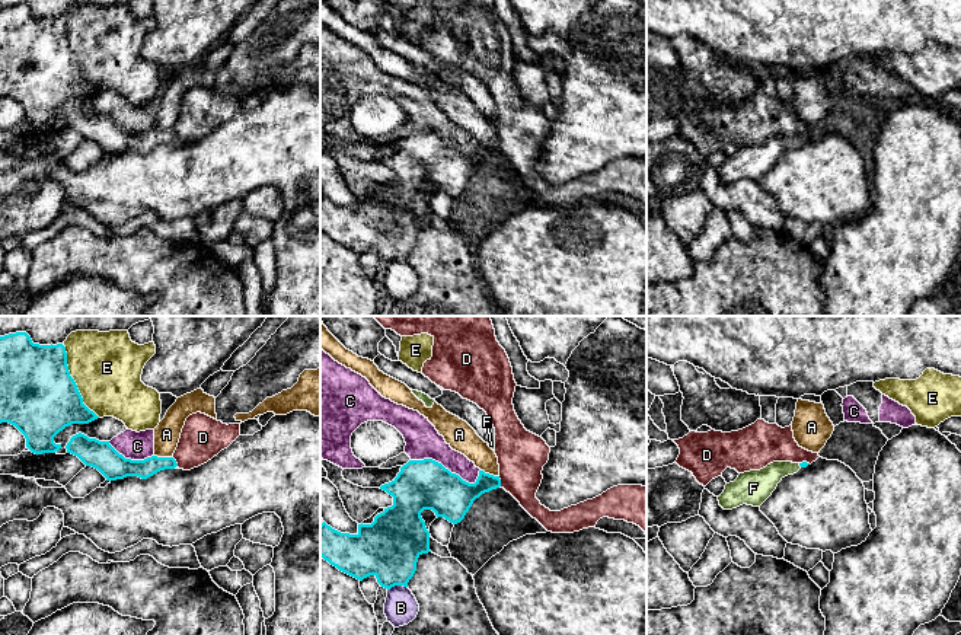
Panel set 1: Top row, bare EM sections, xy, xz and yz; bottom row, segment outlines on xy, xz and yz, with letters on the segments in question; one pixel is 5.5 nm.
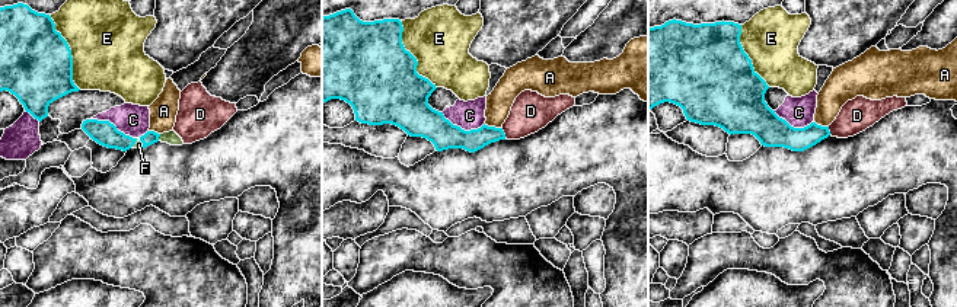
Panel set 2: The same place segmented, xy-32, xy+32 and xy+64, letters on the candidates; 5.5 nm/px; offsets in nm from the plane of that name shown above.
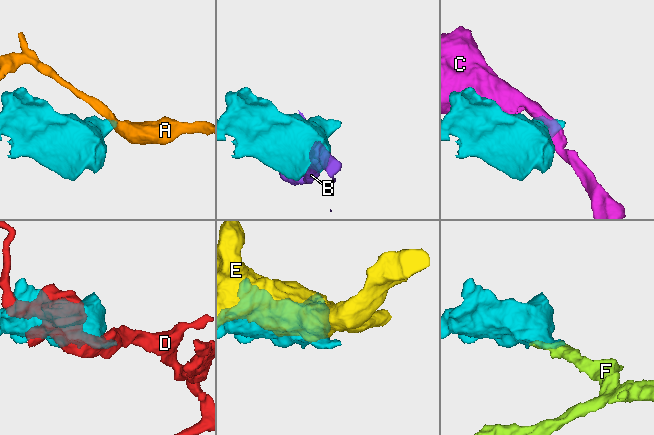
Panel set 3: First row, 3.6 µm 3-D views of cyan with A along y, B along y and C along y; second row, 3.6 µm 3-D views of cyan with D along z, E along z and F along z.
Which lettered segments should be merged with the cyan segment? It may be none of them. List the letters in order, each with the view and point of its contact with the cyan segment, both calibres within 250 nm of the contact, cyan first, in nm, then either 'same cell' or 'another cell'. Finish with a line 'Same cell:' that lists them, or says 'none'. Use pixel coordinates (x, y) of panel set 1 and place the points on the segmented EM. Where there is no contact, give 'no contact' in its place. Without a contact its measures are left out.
A: meets cyan in xz at (488, 474); 240 nm thick on the cyan side, 160 nm on the other; another cell
B: meets cyan in xz at (396, 584); 340 nm thick on the cyan side, 190 nm on the other; another cell
C: meets cyan in xz at (444, 468); 280 nm thick on the cyan side, 190 nm on the other; another cell
D: meets cyan in xz at (500, 481); 190 nm thick on the cyan side, 280 nm on the other; another cell
E: meets cyan in xy at (74, 382); 420 nm thick on the cyan side, 380 nm on the other; another cell
F: meets cyan in yz at (800, 465); 30 nm thick on the cyan side, 160 nm on the other; same cell
Same cell: F

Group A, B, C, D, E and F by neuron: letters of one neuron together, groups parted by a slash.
A / B / C / D / E / F

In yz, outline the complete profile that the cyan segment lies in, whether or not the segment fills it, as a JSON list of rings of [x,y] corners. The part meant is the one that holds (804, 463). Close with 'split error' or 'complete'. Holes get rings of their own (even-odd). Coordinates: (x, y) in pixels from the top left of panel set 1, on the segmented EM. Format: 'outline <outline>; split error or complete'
outline [[[773,462],[760,470],[740,473],[734,482],[725,485],[718,497],[724,510],[732,510],[743,504],[760,507],[788,475],[796,473],[810,463]]]; split error

